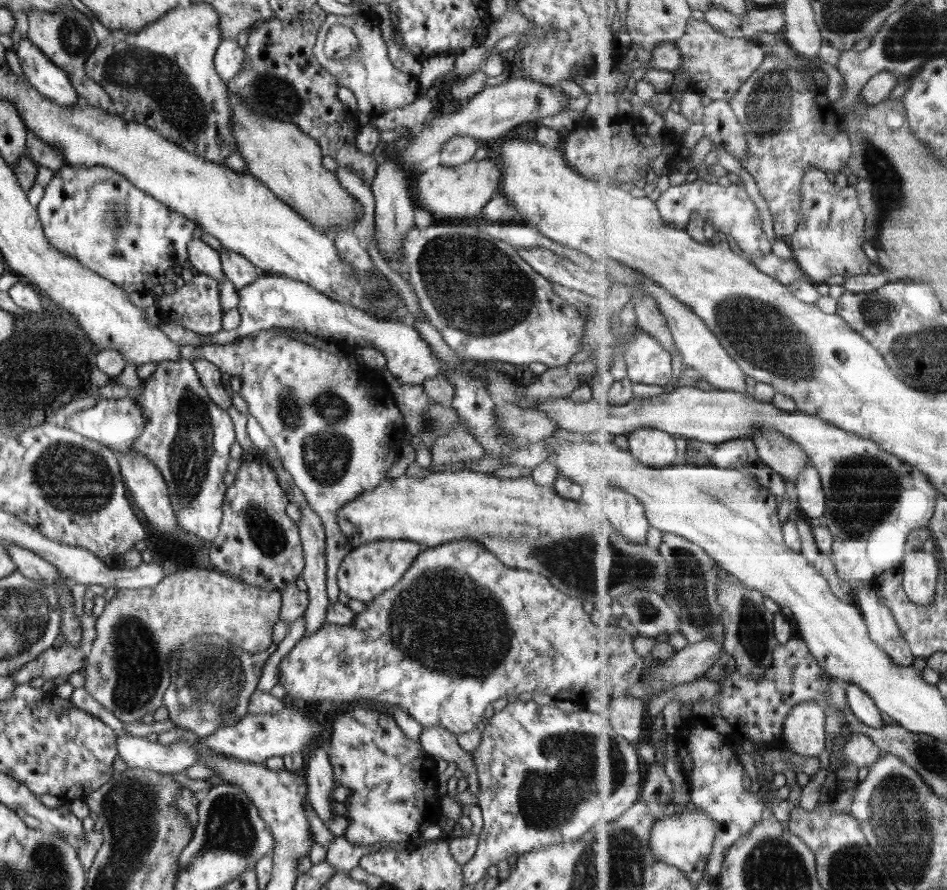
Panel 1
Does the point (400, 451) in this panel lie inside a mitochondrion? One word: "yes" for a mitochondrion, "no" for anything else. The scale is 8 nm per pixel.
no

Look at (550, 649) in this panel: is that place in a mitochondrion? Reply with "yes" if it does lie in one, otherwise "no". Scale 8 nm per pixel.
no

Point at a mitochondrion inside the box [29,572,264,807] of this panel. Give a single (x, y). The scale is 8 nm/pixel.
(211, 676)

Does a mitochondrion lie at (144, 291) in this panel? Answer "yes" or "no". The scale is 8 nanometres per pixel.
no

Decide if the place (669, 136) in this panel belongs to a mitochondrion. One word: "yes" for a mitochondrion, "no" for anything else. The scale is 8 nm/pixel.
no

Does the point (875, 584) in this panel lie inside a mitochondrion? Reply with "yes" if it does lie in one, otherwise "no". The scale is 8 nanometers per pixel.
no

